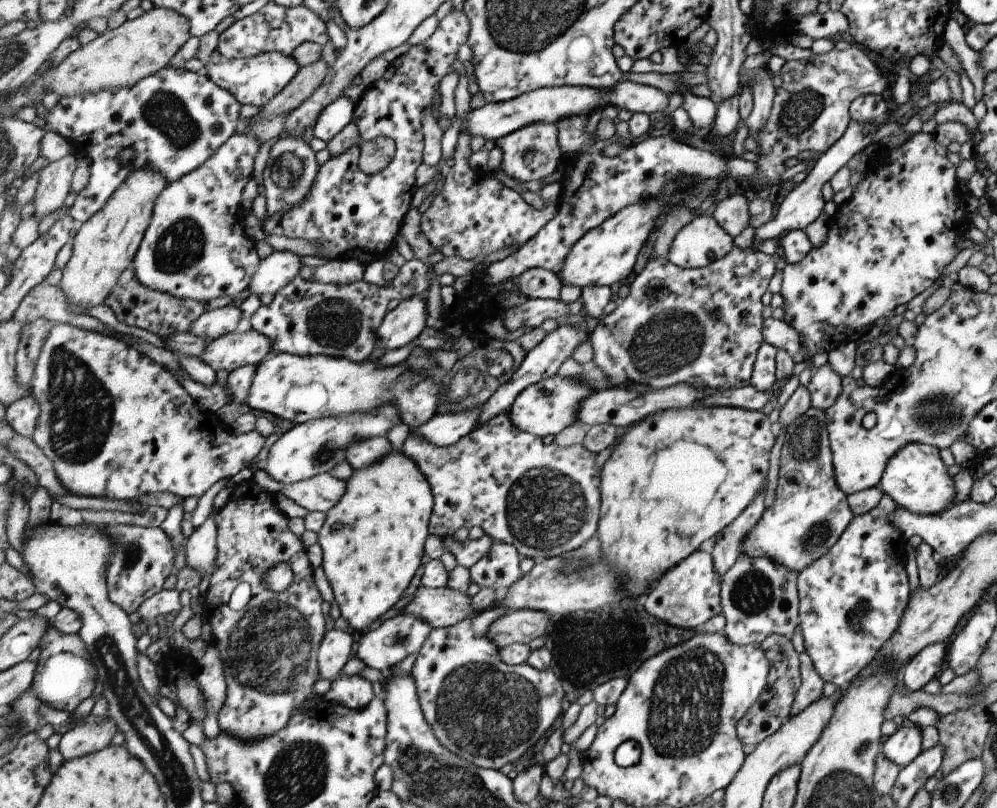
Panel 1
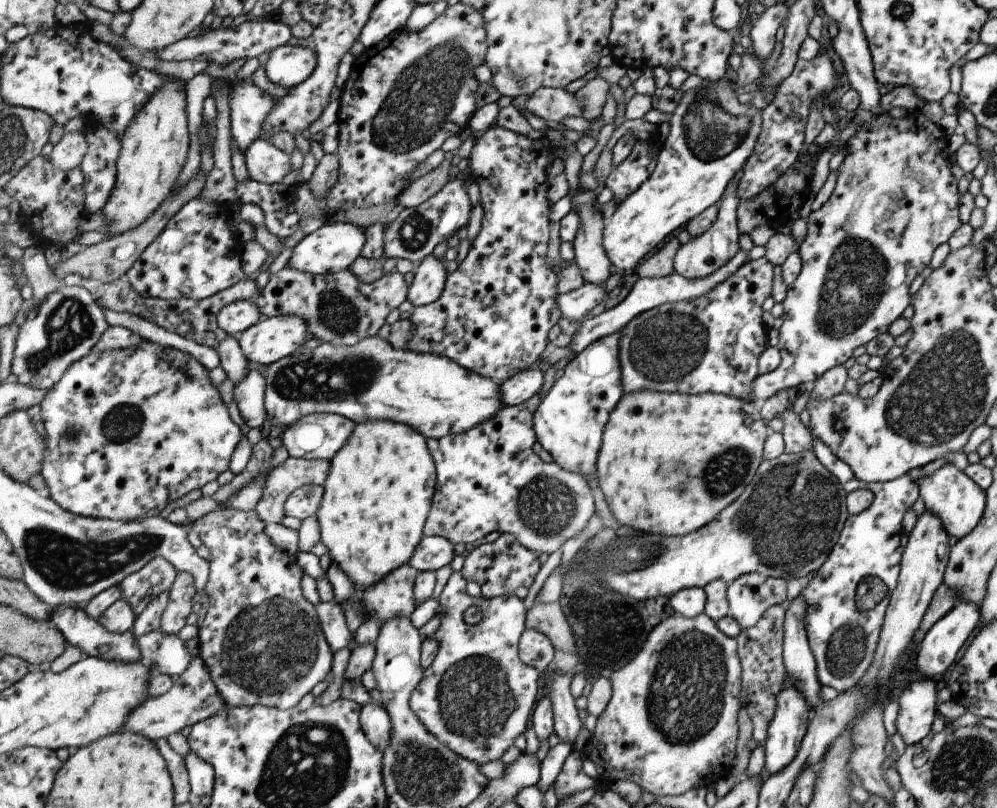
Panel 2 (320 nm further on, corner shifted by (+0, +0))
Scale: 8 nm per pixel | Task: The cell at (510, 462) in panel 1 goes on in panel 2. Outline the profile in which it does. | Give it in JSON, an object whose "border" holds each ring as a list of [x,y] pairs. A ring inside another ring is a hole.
{"border":[[[537,393],[520,405],[503,407],[498,417],[468,430],[466,433],[434,439],[428,437],[438,470],[438,488],[434,496],[429,520],[426,522],[425,536],[442,536],[454,545],[462,542],[477,542],[491,532],[515,535],[524,547],[538,554],[553,554],[561,546],[577,536],[593,518],[595,513],[594,490],[583,476],[568,471],[554,460],[545,463],[533,452],[538,441],[534,418],[542,403]]]}

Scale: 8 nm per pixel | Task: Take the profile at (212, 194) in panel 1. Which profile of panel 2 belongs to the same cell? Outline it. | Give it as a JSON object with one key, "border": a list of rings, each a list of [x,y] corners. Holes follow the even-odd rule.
{"border":[[[199,196],[184,204],[128,272],[133,288],[146,297],[203,300],[239,284],[246,276],[243,262],[245,242],[233,230],[233,219],[234,211],[230,203],[212,203]]]}

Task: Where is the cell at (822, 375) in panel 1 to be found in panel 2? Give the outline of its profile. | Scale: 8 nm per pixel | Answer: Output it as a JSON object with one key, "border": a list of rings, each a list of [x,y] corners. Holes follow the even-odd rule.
{"border":[[[813,436],[812,453],[821,466],[839,481],[846,493],[860,488],[873,493],[873,500],[865,510],[856,515],[847,515],[825,562],[800,590],[806,602],[803,622],[808,647],[816,664],[818,683],[842,693],[855,685],[872,663],[884,621],[884,610],[897,584],[903,552],[899,538],[904,533],[904,512],[918,497],[918,486],[908,474],[889,482],[867,485],[855,478],[851,469]]]}

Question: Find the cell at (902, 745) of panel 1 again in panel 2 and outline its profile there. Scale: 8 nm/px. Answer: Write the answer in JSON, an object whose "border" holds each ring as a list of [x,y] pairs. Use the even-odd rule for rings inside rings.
{"border":[[[922,677],[910,682],[907,688],[899,695],[897,700],[899,709],[891,724],[906,745],[913,745],[919,742],[931,730],[931,722],[937,716],[935,707],[936,692],[933,680]]]}

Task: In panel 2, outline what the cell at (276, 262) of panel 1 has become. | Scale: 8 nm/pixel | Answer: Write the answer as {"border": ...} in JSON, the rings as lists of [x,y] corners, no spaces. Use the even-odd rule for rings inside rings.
{"border":[[[334,222],[324,224],[321,228],[307,235],[294,249],[288,266],[304,273],[322,275],[336,273],[350,266],[361,257],[367,236],[365,228],[353,223]]]}

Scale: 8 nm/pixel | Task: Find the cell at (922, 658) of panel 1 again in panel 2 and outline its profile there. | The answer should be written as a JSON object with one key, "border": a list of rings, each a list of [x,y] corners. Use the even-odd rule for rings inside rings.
{"border":[[[959,601],[947,614],[944,614],[937,622],[934,622],[934,625],[925,633],[914,654],[917,671],[923,677],[933,679],[935,674],[942,674],[947,670],[947,667],[957,656],[959,648],[967,640],[967,636],[971,636],[971,632],[978,626],[979,617],[980,607],[969,601]]]}

